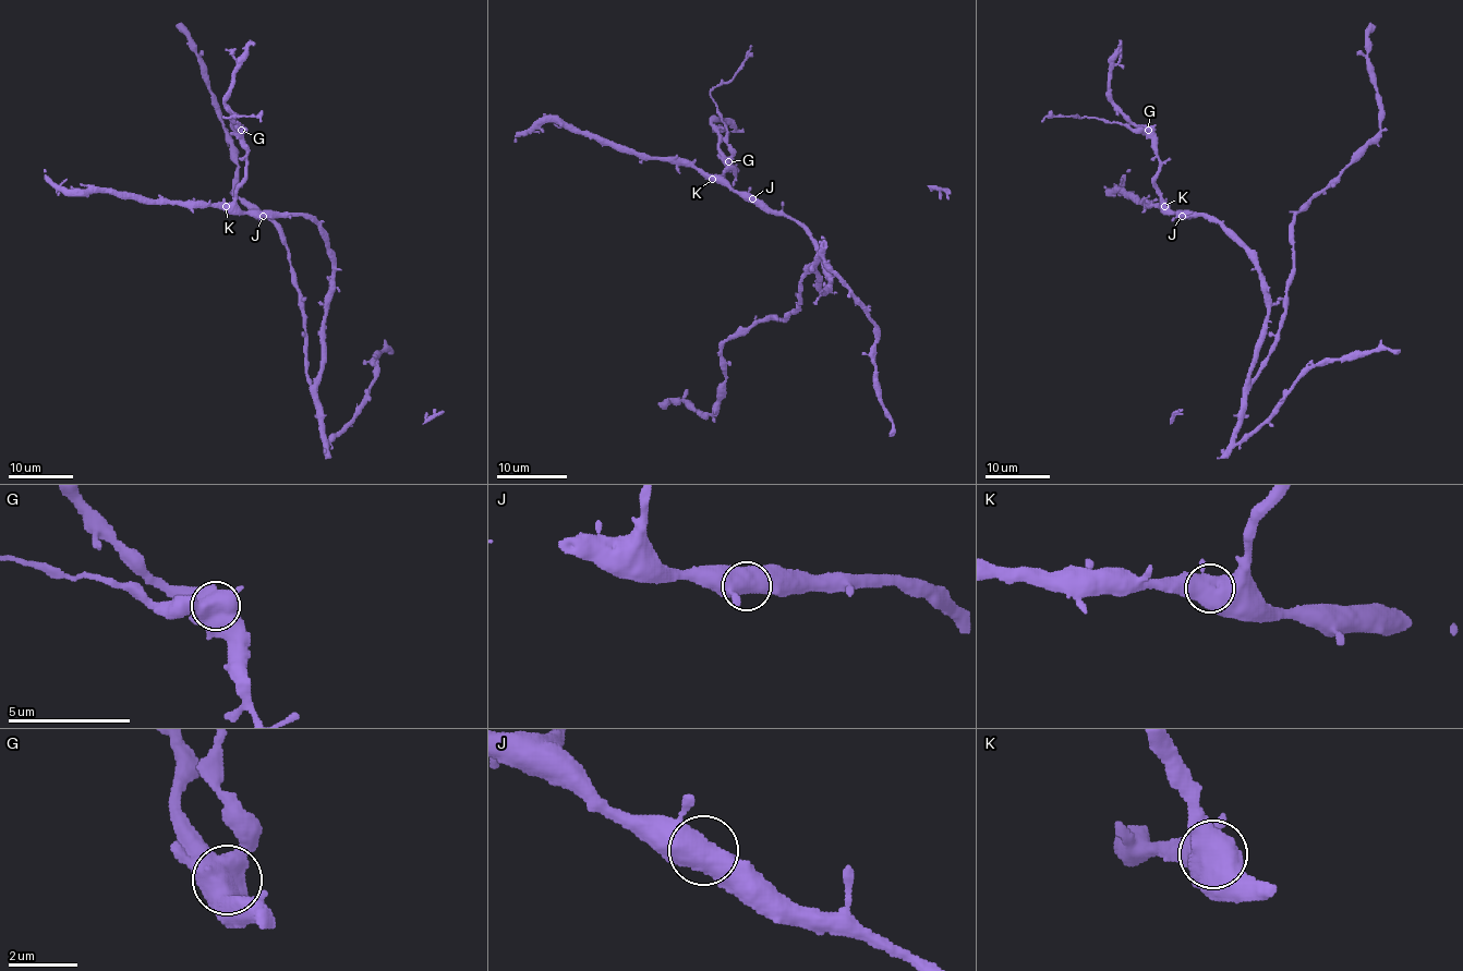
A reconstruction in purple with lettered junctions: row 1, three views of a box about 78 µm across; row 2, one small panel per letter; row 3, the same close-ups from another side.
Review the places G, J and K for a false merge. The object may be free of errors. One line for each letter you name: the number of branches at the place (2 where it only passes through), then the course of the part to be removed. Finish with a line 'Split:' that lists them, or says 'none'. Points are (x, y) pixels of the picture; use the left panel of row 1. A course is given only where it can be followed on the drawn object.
G: Branches: 3. Course of the part to remove: (240, 130), (243, 130), (237, 122), (224, 117), (257, 117), (261, 122)
Split: G

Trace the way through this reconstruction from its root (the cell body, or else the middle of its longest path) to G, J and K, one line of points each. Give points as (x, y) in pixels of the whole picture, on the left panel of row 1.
G: (321, 355), (331, 280), (327, 234), (307, 217), (252, 216), (237, 206), (246, 166), (240, 130)
J: (321, 355), (321, 330), (327, 314), (331, 280), (331, 253), (327, 234), (307, 217), (263, 216)
K: (321, 355), (321, 330), (327, 314), (331, 280), (331, 253), (327, 234), (307, 217), (252, 216), (226, 206)

